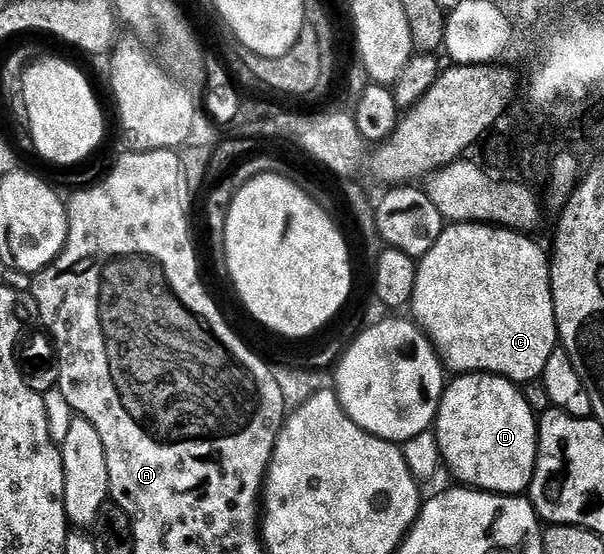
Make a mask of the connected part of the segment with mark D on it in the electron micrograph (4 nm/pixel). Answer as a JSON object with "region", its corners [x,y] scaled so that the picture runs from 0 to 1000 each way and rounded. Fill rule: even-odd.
{"region":[[[763,675],[742,688],[735,715],[730,717],[730,731],[724,742],[720,760],[720,792],[728,829],[740,843],[750,850],[752,868],[775,877],[785,884],[800,888],[821,888],[833,895],[854,895],[868,890],[877,870],[882,866],[882,850],[889,839],[889,767],[892,764],[891,745],[882,745],[882,736],[876,731],[876,722],[868,715],[864,702],[851,693],[848,686],[838,686],[834,679],[820,679],[815,675]]]}

